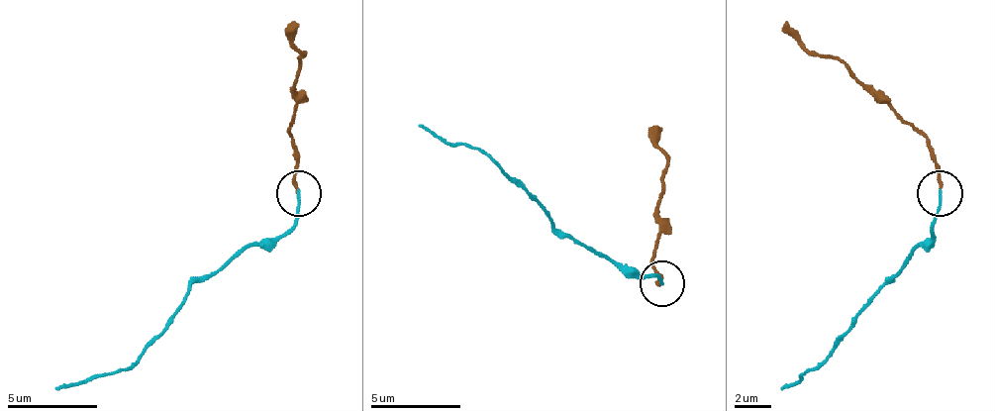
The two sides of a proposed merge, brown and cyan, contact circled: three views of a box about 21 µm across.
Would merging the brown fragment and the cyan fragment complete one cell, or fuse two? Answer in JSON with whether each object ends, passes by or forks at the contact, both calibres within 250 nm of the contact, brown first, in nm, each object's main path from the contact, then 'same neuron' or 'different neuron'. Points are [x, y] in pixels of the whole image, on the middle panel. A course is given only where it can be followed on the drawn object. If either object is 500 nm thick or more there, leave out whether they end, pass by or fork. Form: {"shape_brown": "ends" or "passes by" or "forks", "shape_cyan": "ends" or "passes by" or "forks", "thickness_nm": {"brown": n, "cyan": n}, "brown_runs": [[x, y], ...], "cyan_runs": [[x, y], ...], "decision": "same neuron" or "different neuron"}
{"shape_brown": "ends", "shape_cyan": "ends", "thickness_nm": {"brown": 150, "cyan": 140}, "brown_runs": [[661, 282], [656, 282], [651, 264], [665, 178], [665, 160], [656, 129]], "cyan_runs": [[661, 282], [625, 273], [566, 237], [489, 155], [417, 124]], "decision": "different neuron"}

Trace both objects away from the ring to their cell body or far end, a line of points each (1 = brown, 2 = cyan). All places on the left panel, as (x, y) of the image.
1: (298, 192), (288, 133), (302, 56), (293, 20)
2: (298, 192), (298, 215), (284, 233), (261, 237), (203, 273), (171, 323), (126, 368), (53, 386)

